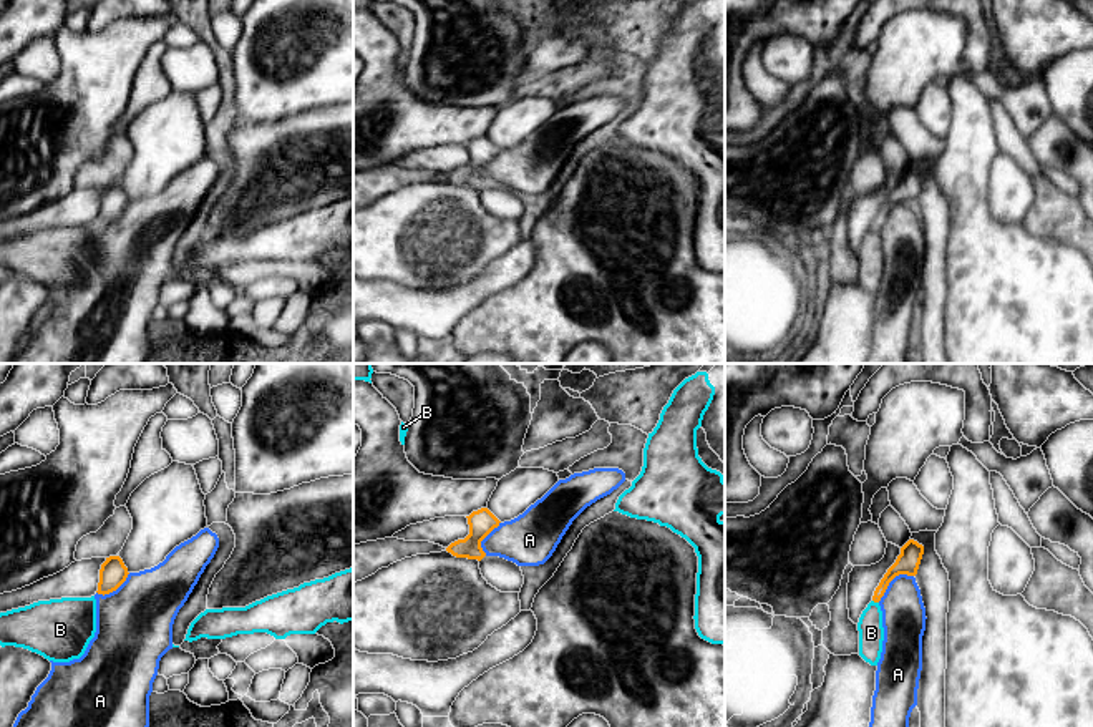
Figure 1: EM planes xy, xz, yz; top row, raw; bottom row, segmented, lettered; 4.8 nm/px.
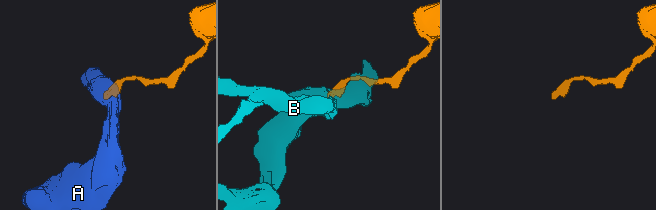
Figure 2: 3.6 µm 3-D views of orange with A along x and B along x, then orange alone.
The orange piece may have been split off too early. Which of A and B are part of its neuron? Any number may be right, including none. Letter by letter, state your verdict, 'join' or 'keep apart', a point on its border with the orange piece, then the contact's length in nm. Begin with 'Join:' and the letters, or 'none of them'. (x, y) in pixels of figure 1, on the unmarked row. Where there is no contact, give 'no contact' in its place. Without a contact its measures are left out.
Join: none of them
A: keep apart; meets orange in yz at (891, 208); contact 220 nm long
B: keep apart; meets orange in yz at (876, 229); contact 40 nm long

